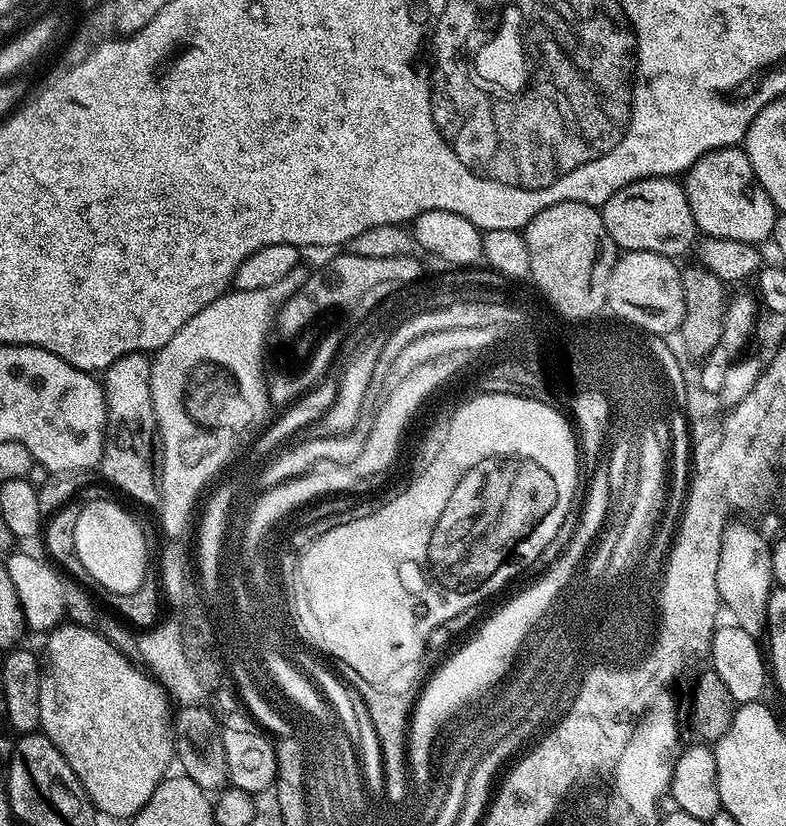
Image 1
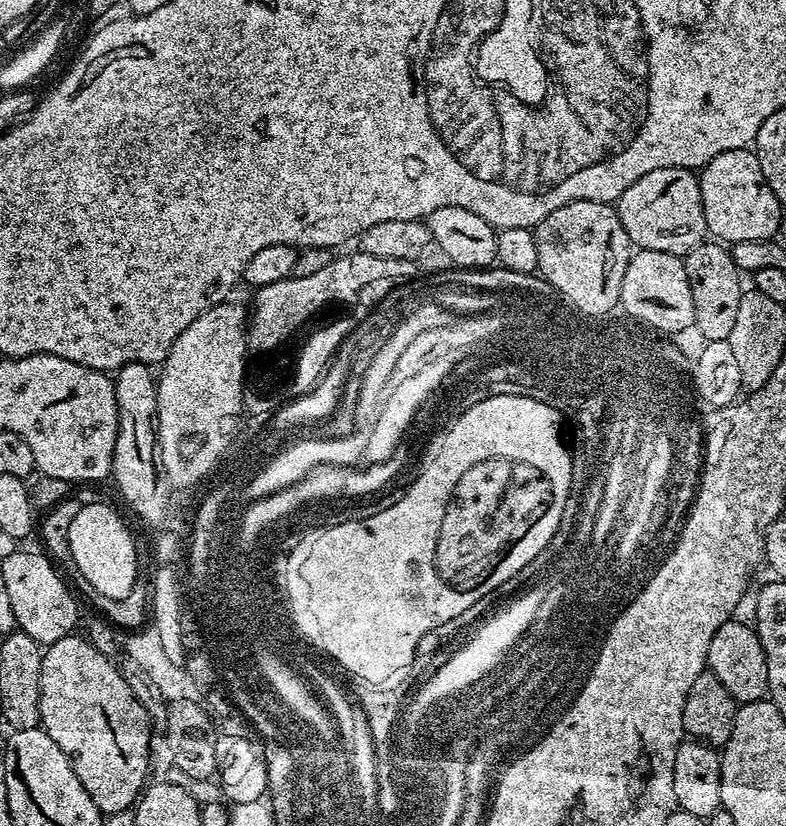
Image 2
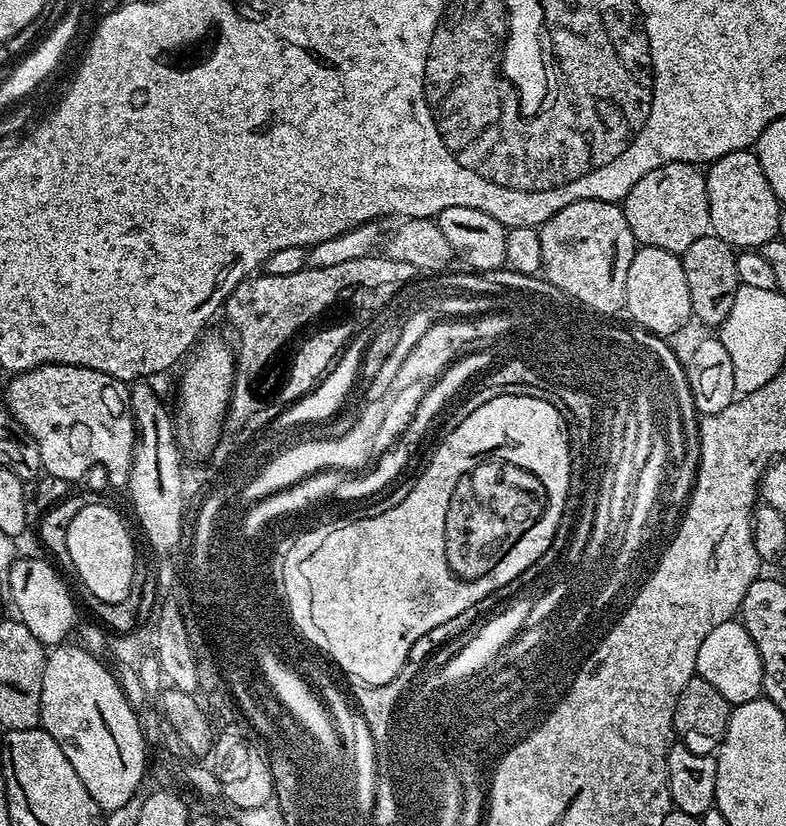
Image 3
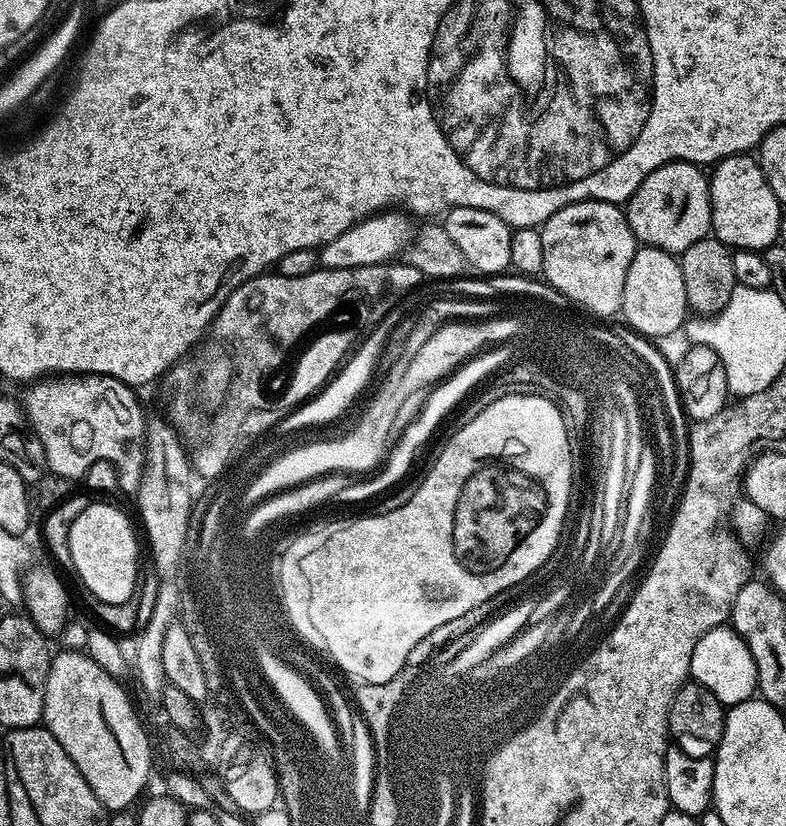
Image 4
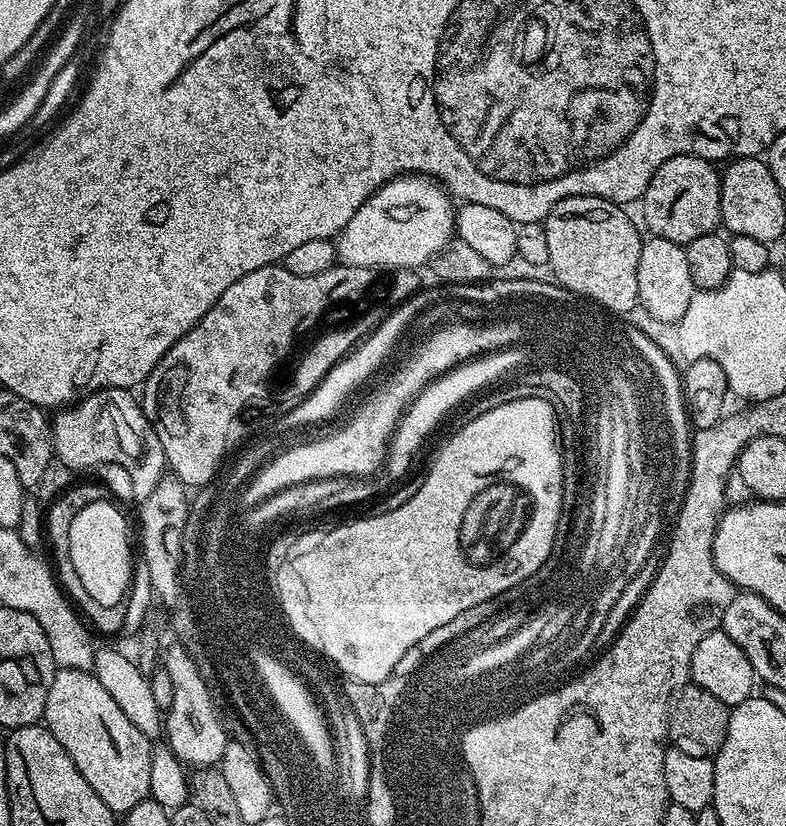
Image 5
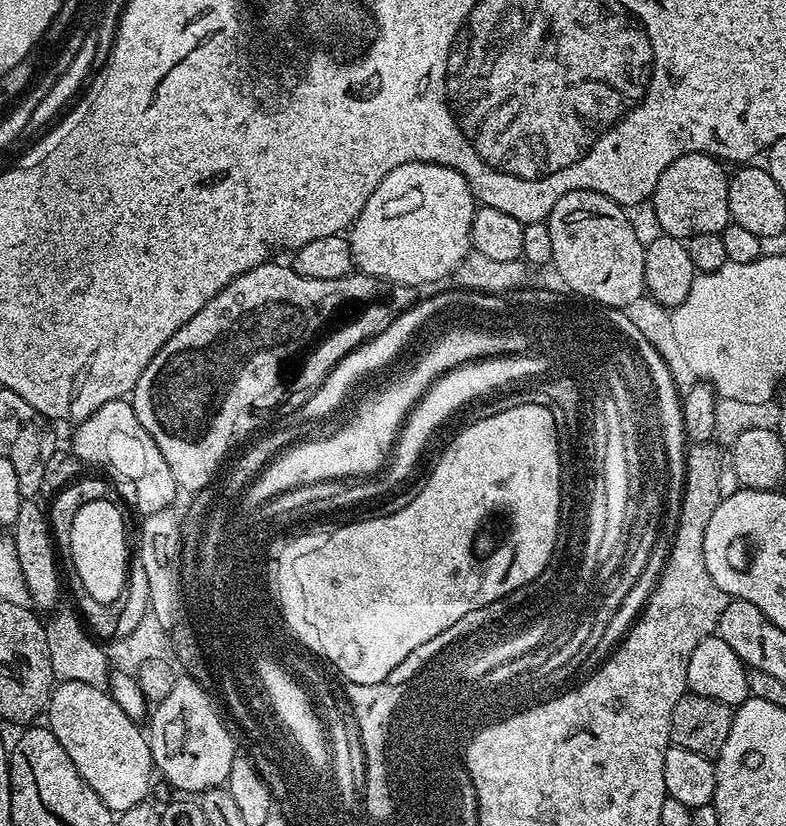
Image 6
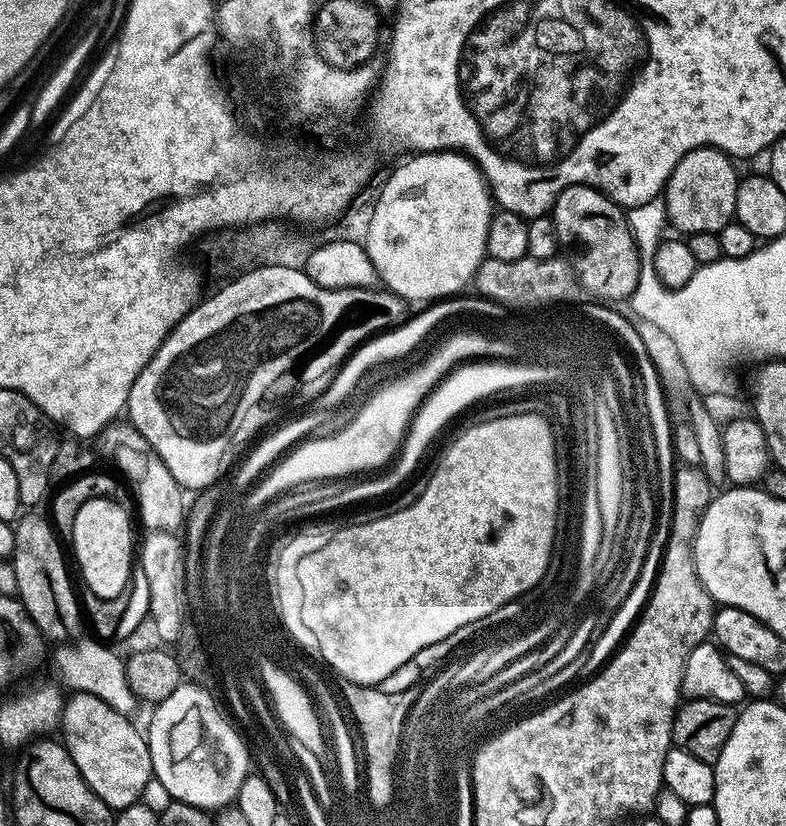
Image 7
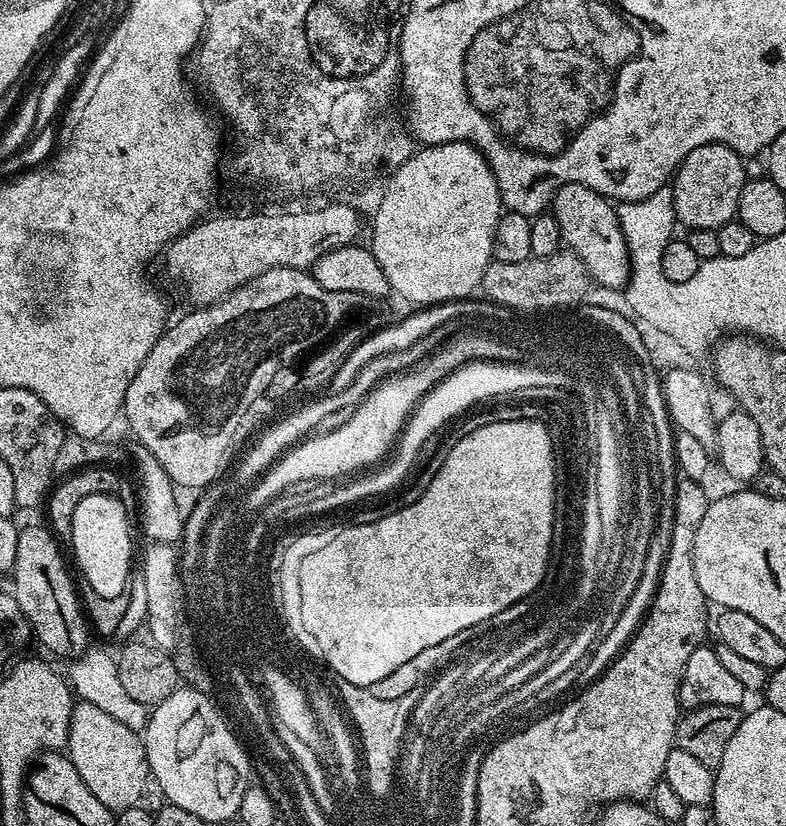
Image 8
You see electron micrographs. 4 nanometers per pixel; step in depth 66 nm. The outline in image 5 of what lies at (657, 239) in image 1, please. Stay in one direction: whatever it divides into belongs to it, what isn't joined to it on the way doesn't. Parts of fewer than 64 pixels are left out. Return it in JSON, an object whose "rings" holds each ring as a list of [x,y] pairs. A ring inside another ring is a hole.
{"rings":[[[675,156],[650,178],[644,187],[644,194],[638,201],[640,212],[644,215],[643,227],[651,235],[670,238],[670,242],[687,246],[694,238],[710,234],[721,227],[720,222],[720,177],[717,165],[700,156]]]}

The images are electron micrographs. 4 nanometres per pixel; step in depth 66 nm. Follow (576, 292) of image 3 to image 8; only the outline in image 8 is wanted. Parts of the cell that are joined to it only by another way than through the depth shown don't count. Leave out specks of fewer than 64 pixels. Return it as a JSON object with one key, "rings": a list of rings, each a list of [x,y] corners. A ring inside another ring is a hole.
{"rings":[[[564,184],[553,196],[550,211],[562,226],[564,244],[584,263],[591,283],[623,289],[629,281],[629,253],[613,201],[581,184]]]}

